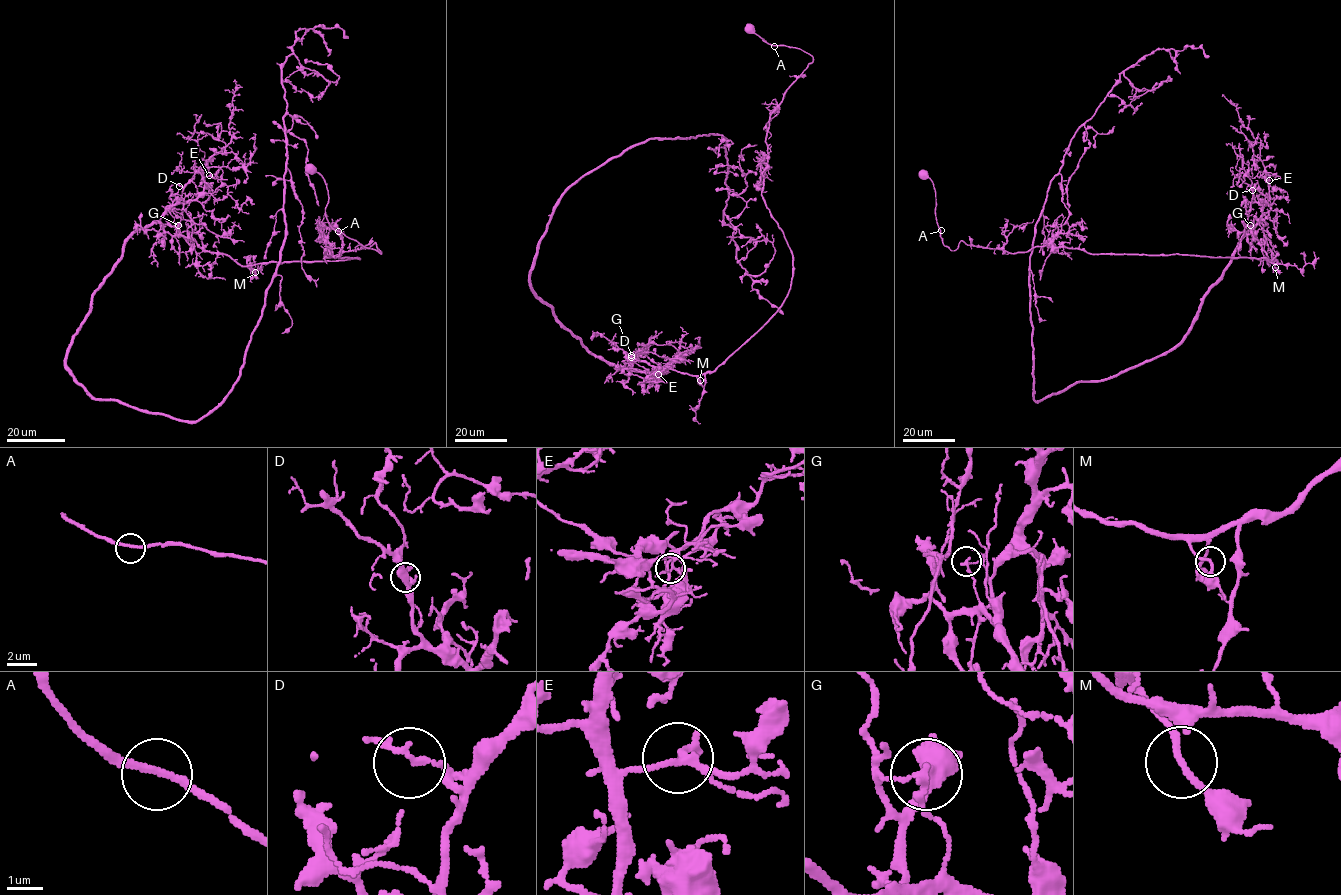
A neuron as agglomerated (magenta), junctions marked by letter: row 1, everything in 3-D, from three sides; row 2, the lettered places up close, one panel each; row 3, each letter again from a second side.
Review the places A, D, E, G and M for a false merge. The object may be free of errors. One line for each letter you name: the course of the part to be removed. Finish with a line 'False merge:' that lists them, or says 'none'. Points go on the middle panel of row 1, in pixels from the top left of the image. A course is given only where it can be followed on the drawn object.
G: (631, 355), (711, 373), (789, 289), (792, 251), (762, 195), (765, 139), (770, 114), (813, 57), (746, 25)
False merge: G

